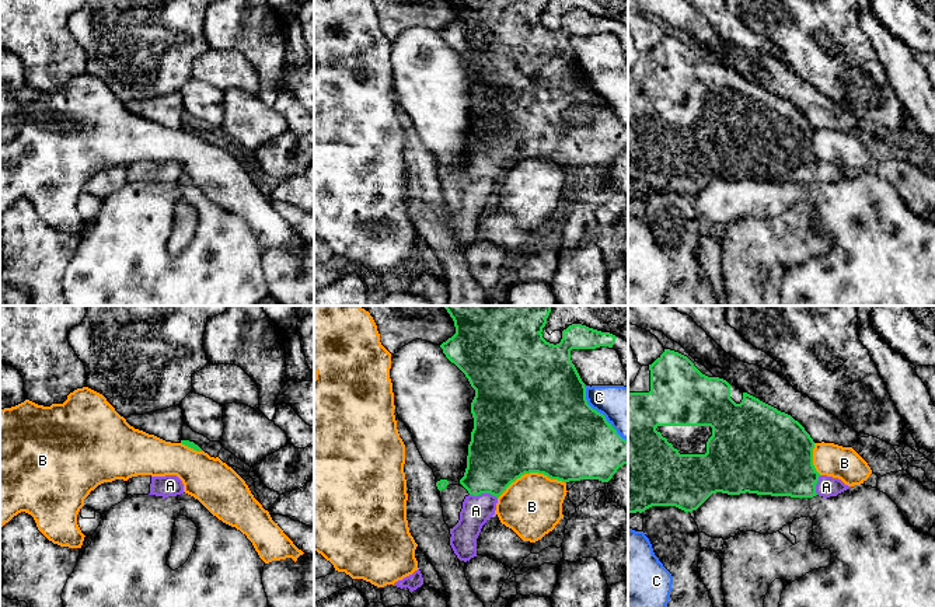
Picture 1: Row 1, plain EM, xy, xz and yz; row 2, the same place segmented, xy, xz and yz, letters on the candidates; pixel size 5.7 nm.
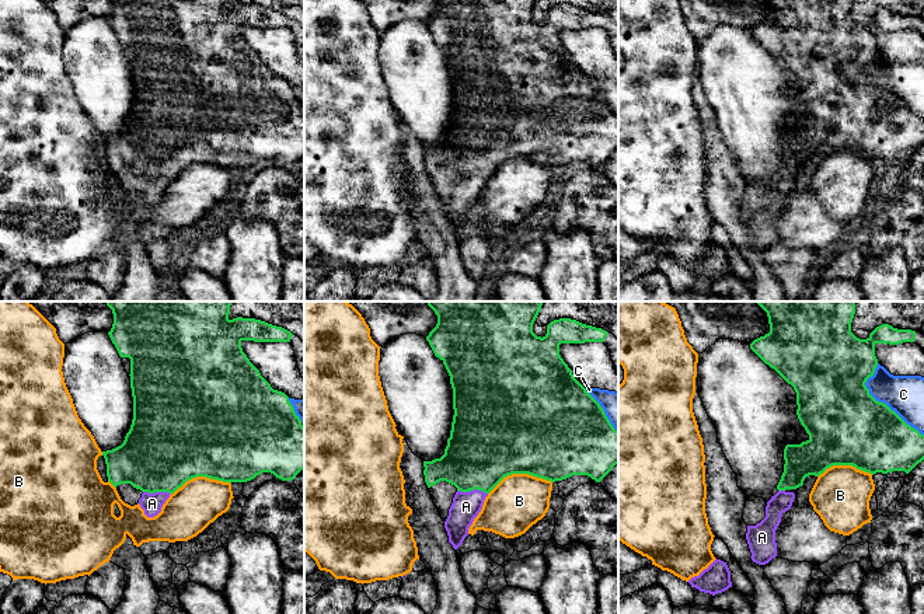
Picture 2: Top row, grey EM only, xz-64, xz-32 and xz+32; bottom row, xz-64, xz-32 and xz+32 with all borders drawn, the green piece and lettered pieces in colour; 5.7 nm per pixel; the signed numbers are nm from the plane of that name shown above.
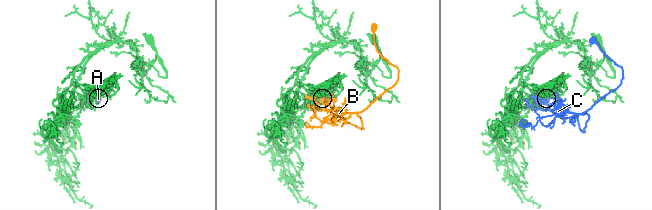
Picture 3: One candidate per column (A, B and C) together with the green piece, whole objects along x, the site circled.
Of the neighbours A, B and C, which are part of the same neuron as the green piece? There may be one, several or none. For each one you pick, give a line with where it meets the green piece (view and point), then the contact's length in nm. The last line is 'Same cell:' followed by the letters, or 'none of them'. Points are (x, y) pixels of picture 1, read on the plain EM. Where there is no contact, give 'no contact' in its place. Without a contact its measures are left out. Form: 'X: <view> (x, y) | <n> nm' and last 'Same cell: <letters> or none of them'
A: xz (484, 178) | 160 nm
Same cell: A

